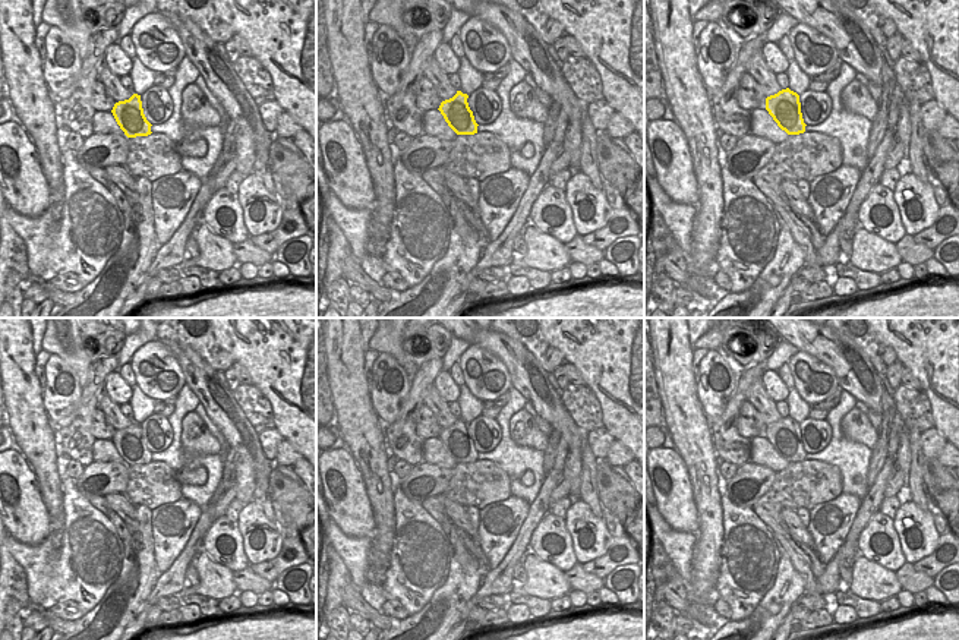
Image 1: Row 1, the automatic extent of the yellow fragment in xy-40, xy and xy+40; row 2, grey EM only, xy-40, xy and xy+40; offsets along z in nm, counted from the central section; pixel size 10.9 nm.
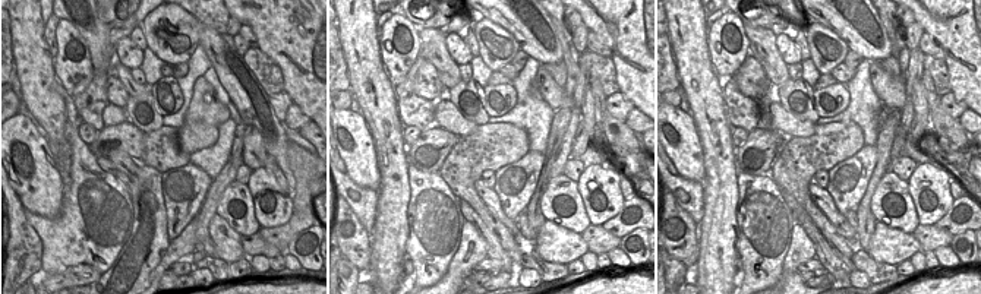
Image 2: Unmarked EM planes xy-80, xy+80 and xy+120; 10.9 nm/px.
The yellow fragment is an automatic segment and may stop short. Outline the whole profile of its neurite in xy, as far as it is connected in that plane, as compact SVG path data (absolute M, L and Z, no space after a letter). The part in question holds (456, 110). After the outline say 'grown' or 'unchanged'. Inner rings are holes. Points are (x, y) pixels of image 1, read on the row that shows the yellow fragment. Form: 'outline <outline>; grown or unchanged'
outline M457 91L457 94L441 103L439 111L444 116L448 126L457 135L474 135L477 133L477 123L474 120L473 111L467 103L469 95Z; unchanged

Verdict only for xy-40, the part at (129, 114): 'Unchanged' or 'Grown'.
Unchanged.

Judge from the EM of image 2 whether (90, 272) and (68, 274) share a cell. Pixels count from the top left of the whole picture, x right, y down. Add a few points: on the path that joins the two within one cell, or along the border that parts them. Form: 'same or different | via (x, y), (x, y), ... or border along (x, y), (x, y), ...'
same | via (84, 274), (73, 274)

